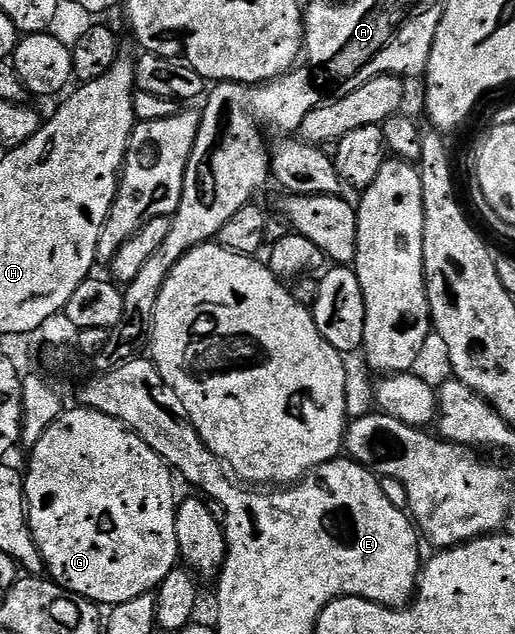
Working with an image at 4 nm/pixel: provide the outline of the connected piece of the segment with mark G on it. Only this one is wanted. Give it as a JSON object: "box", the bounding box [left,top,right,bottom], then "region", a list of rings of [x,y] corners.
{"box":[24,406,179,606],"region":[[[76,406],[62,411],[60,418],[41,435],[39,442],[32,445],[29,456],[29,469],[24,469],[25,506],[29,513],[29,529],[39,546],[39,554],[45,559],[48,575],[57,583],[63,585],[68,592],[79,594],[83,598],[93,601],[98,606],[112,606],[131,602],[131,598],[139,598],[144,592],[153,592],[158,584],[171,574],[171,570],[178,567],[179,549],[177,547],[177,506],[179,495],[173,489],[175,473],[143,438],[139,438],[126,424],[111,418],[107,414],[97,412],[94,408]]]}

